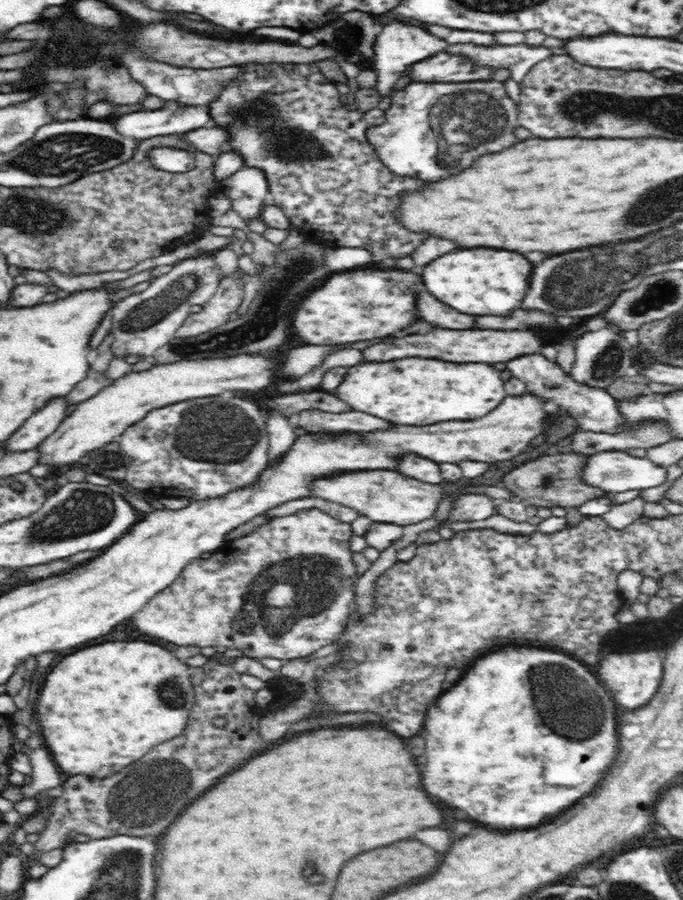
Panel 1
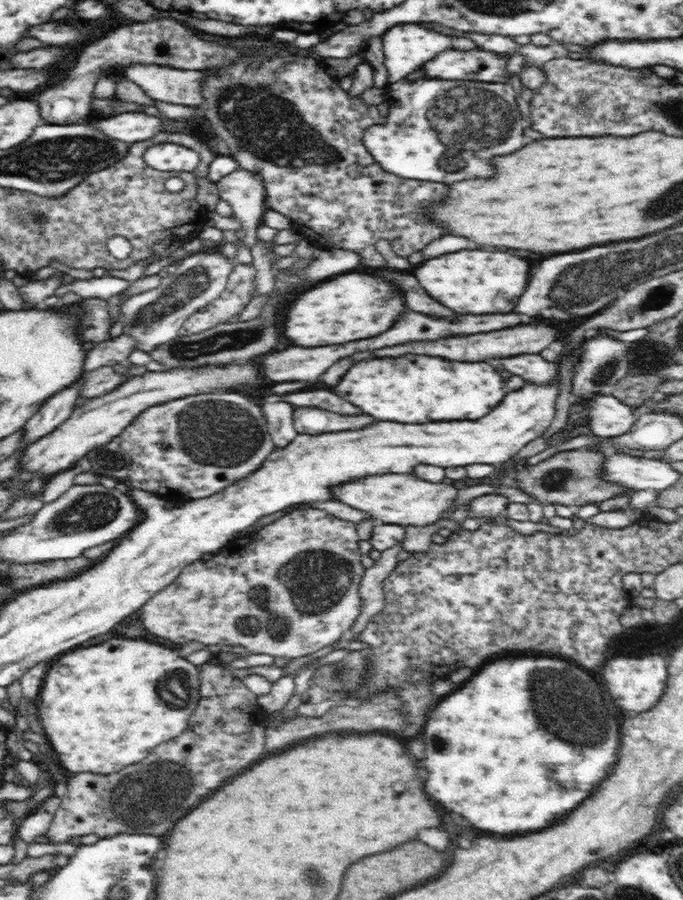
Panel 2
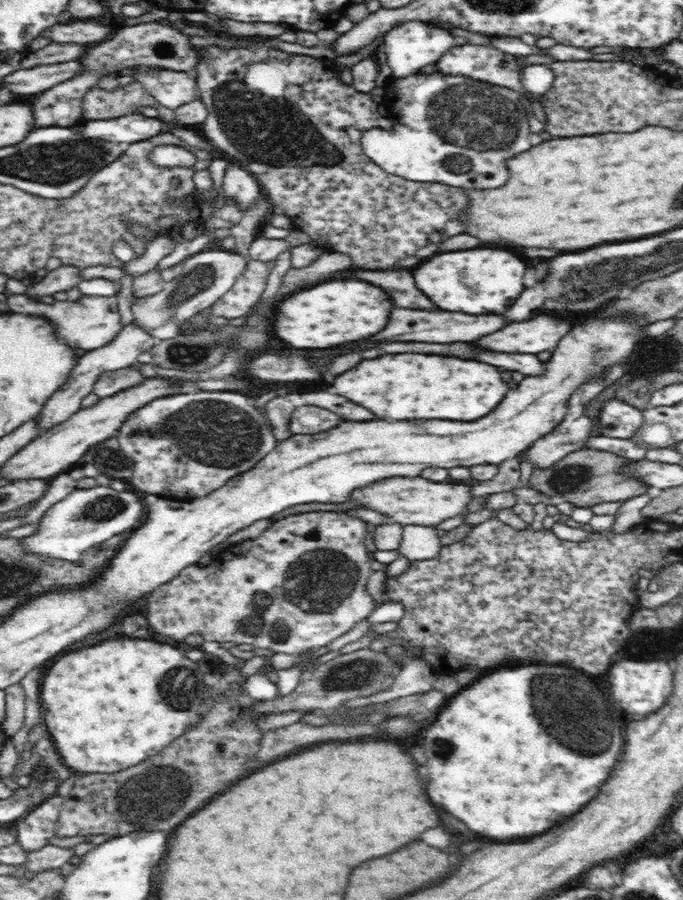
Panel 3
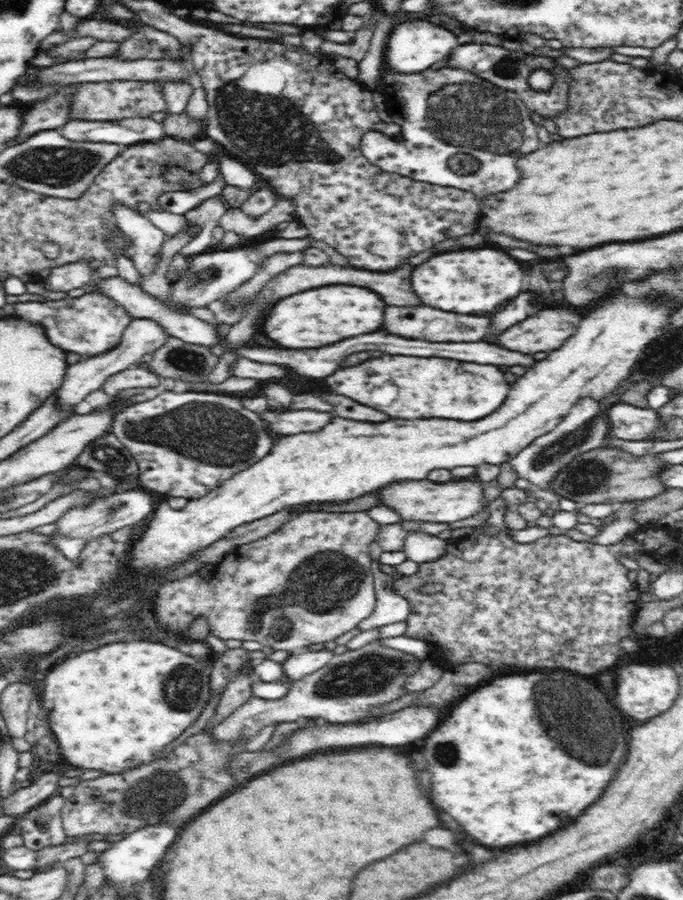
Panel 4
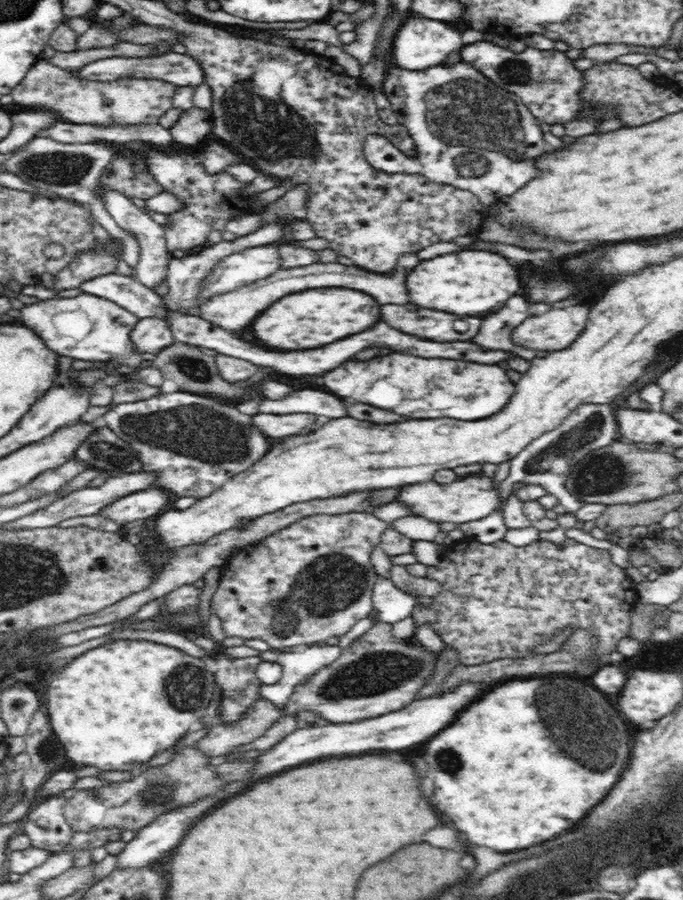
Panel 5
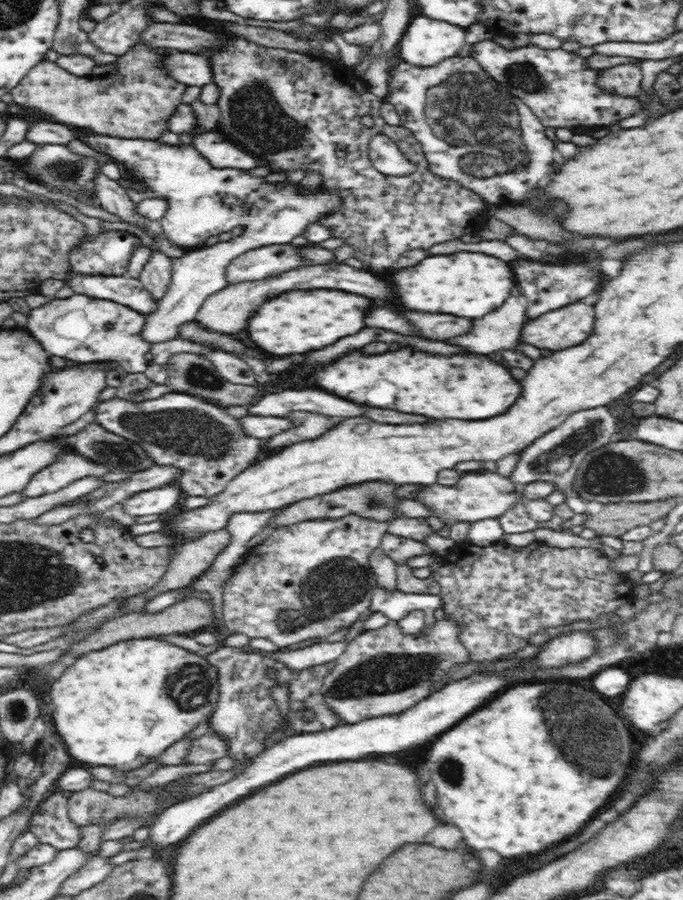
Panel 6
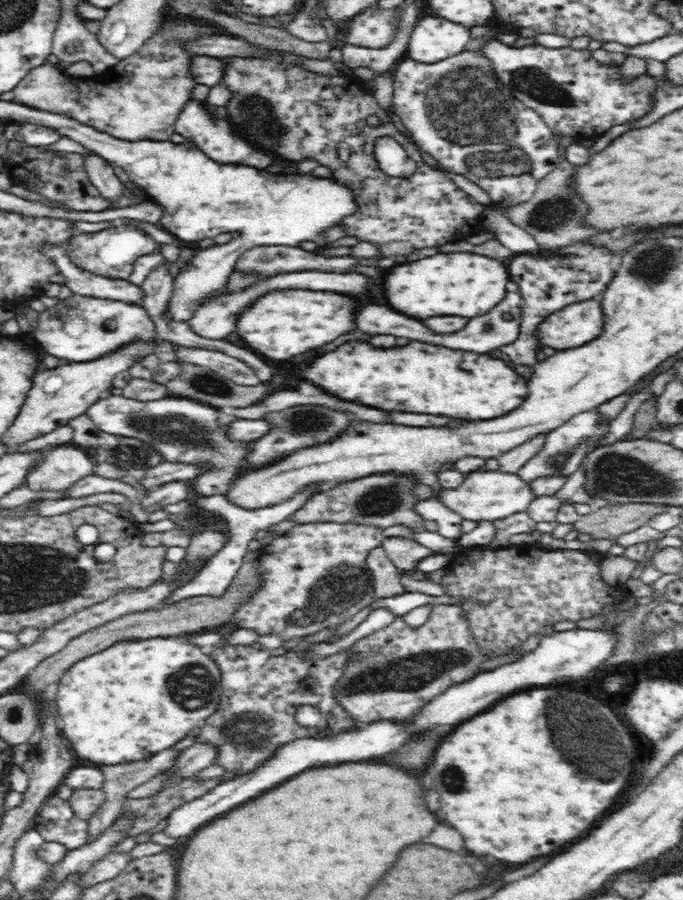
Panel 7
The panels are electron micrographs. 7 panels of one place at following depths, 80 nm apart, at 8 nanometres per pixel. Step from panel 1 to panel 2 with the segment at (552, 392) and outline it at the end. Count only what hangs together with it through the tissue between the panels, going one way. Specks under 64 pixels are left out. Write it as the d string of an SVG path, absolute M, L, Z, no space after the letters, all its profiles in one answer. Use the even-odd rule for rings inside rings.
M520 354L514 358L502 358L498 362L508 372L524 378L526 382L532 380L534 384L552 384L559 375L556 363L544 360L540 354ZM596 394L587 404L587 428L595 436L620 436L632 428L637 413L612 394Z

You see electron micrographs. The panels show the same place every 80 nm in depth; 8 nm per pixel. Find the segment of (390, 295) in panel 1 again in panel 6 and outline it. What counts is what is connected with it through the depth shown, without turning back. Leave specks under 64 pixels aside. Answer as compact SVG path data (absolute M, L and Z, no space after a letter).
M314 290L314 292L286 292L262 304L262 308L248 320L250 340L264 352L274 356L304 354L324 348L344 336L364 328L370 300L366 296L340 292L340 290Z

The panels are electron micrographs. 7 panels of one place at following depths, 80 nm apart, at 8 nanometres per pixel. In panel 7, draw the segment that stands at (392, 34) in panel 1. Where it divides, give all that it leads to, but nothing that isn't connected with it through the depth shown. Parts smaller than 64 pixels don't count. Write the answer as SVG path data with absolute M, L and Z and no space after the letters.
M428 15L418 20L418 24L414 26L410 34L407 50L403 56L414 61L434 64L436 60L444 60L449 56L462 53L464 47L468 44L468 40L470 40L470 31L466 26Z

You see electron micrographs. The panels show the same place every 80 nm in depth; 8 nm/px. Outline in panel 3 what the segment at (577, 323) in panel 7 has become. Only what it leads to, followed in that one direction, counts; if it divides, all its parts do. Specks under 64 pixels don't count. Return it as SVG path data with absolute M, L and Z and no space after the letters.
M538 316L528 322L514 322L506 328L476 340L474 344L482 350L496 352L520 352L520 354L538 354L554 348L564 334L568 334L570 324L554 316Z

